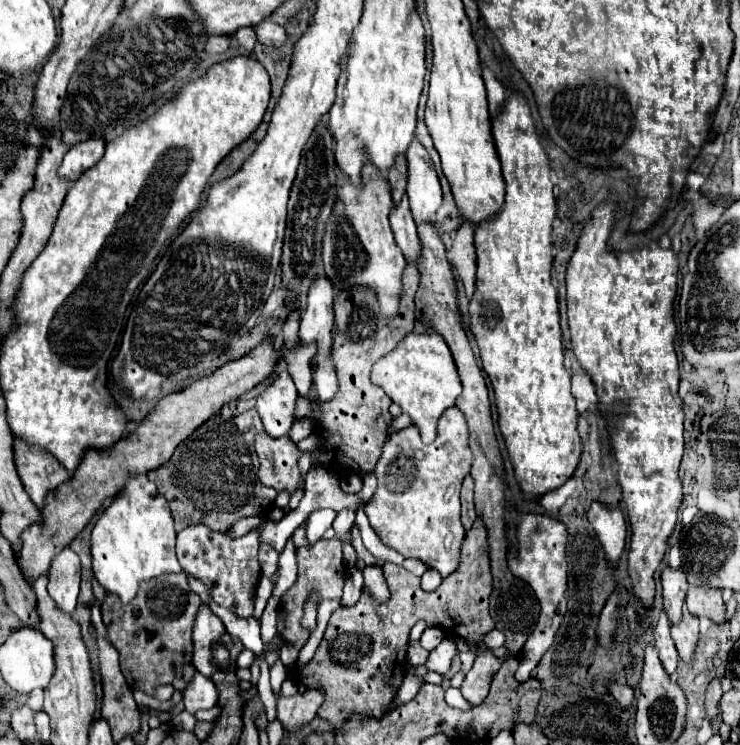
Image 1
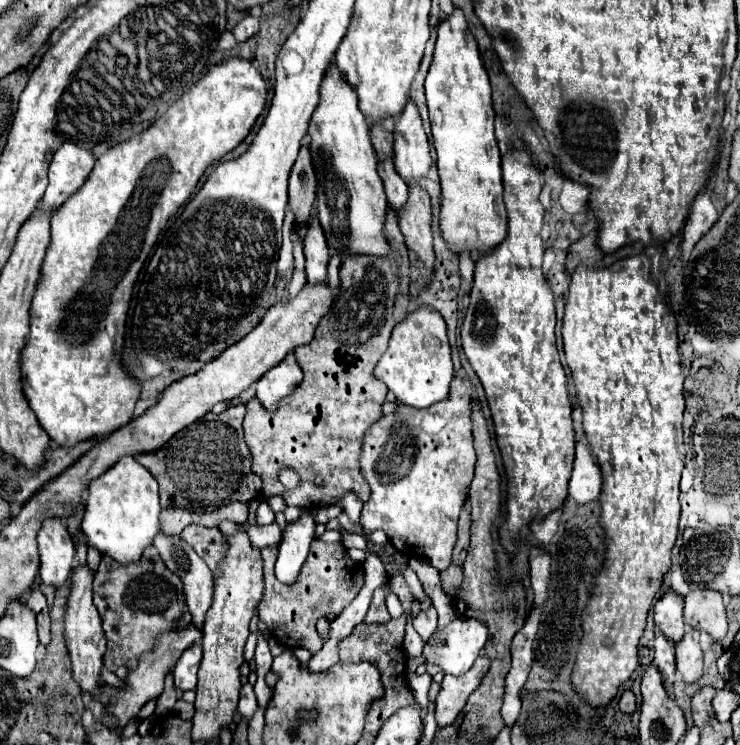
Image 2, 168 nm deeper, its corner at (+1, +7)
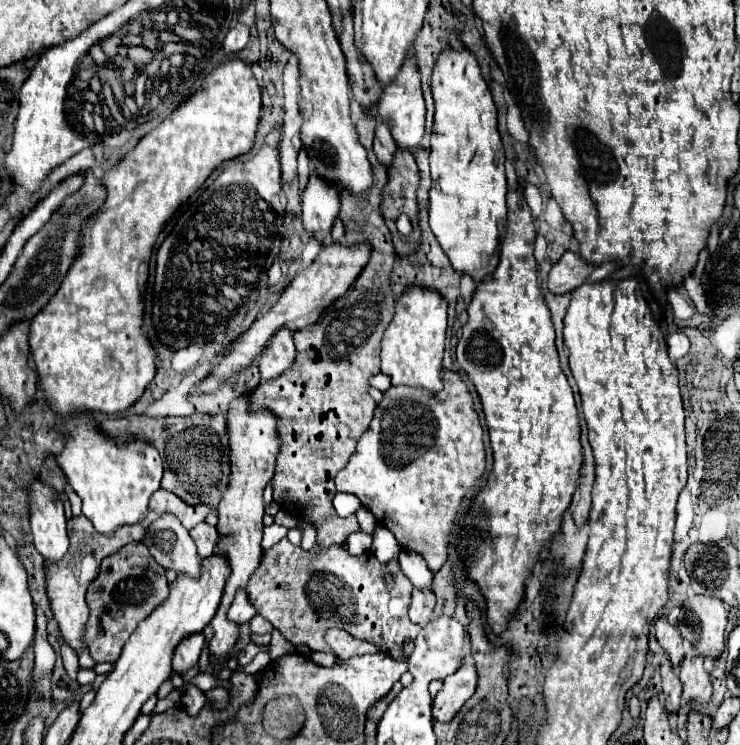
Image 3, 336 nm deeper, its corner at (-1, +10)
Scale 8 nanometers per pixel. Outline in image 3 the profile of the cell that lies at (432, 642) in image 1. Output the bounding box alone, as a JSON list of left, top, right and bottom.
[410,589,436,627]

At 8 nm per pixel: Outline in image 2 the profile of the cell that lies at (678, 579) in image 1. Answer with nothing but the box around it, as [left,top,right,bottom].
[654,590,686,642]

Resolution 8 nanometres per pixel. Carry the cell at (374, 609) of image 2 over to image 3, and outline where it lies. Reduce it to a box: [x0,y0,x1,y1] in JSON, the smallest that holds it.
[246,537,420,661]

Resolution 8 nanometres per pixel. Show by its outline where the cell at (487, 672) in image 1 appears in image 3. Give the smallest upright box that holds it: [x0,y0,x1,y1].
[432,665,478,723]

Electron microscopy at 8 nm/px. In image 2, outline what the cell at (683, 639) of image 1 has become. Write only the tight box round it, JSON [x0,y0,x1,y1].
[674,628,702,682]

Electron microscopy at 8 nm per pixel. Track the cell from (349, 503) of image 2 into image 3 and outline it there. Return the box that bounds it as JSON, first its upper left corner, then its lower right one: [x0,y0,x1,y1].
[356,509,376,533]

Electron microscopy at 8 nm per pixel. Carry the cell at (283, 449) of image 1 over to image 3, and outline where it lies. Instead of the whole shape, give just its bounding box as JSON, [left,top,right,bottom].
[252,109,396,547]

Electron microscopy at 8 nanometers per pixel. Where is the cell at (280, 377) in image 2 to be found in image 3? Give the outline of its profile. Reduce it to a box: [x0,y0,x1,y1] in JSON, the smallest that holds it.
[260,327,296,381]

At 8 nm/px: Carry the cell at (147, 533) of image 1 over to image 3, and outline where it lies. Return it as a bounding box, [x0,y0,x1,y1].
[56,413,162,535]

